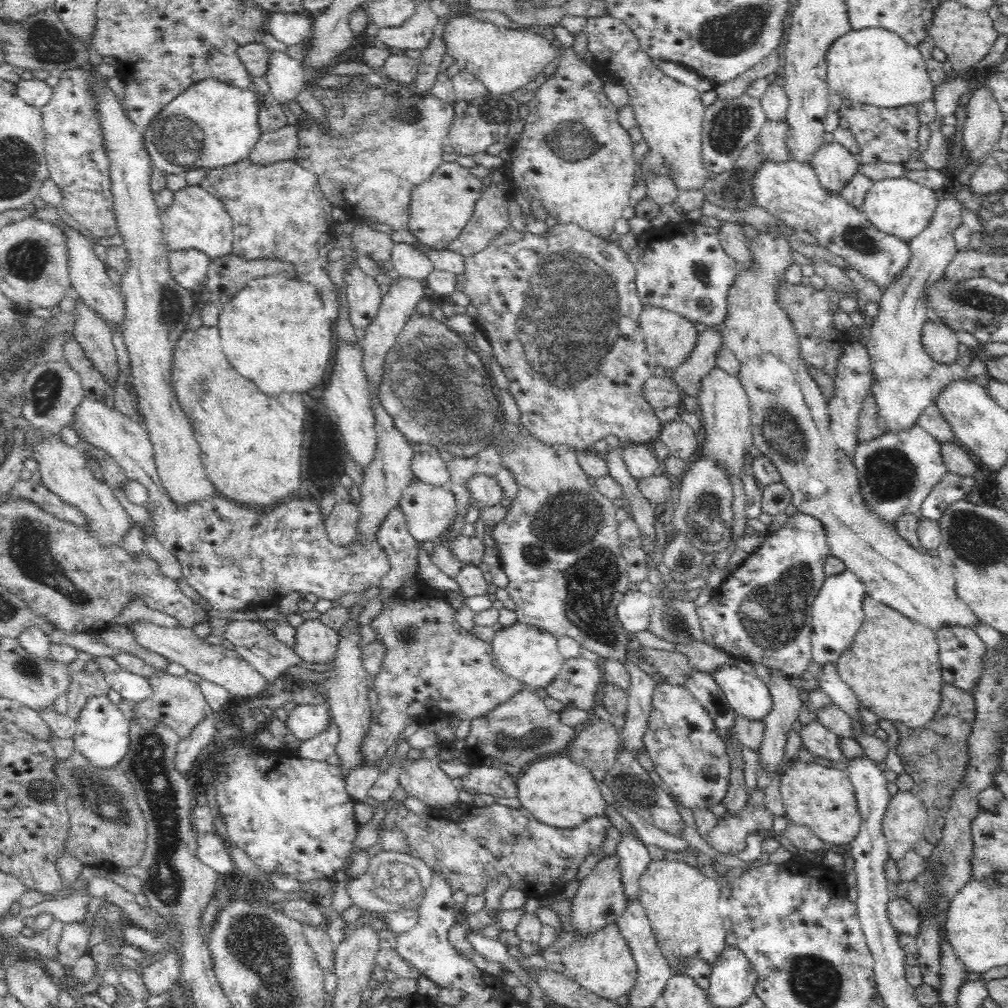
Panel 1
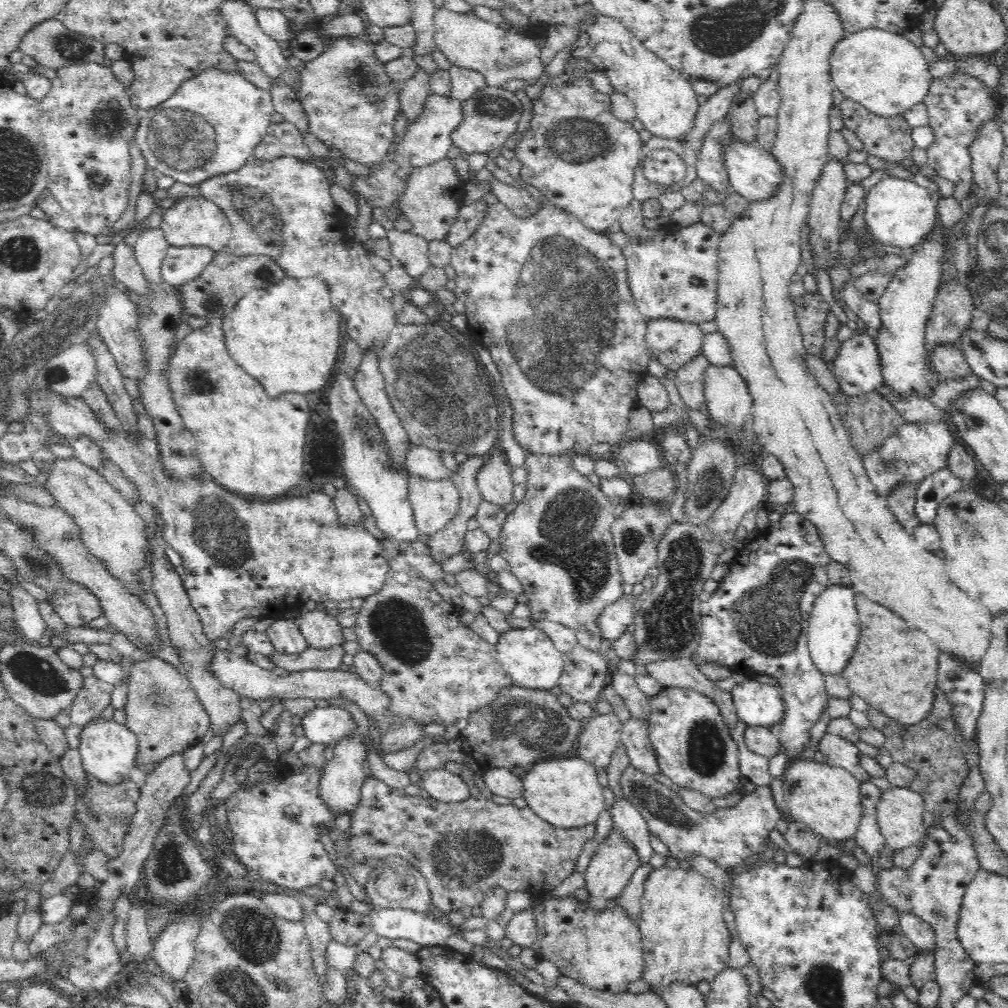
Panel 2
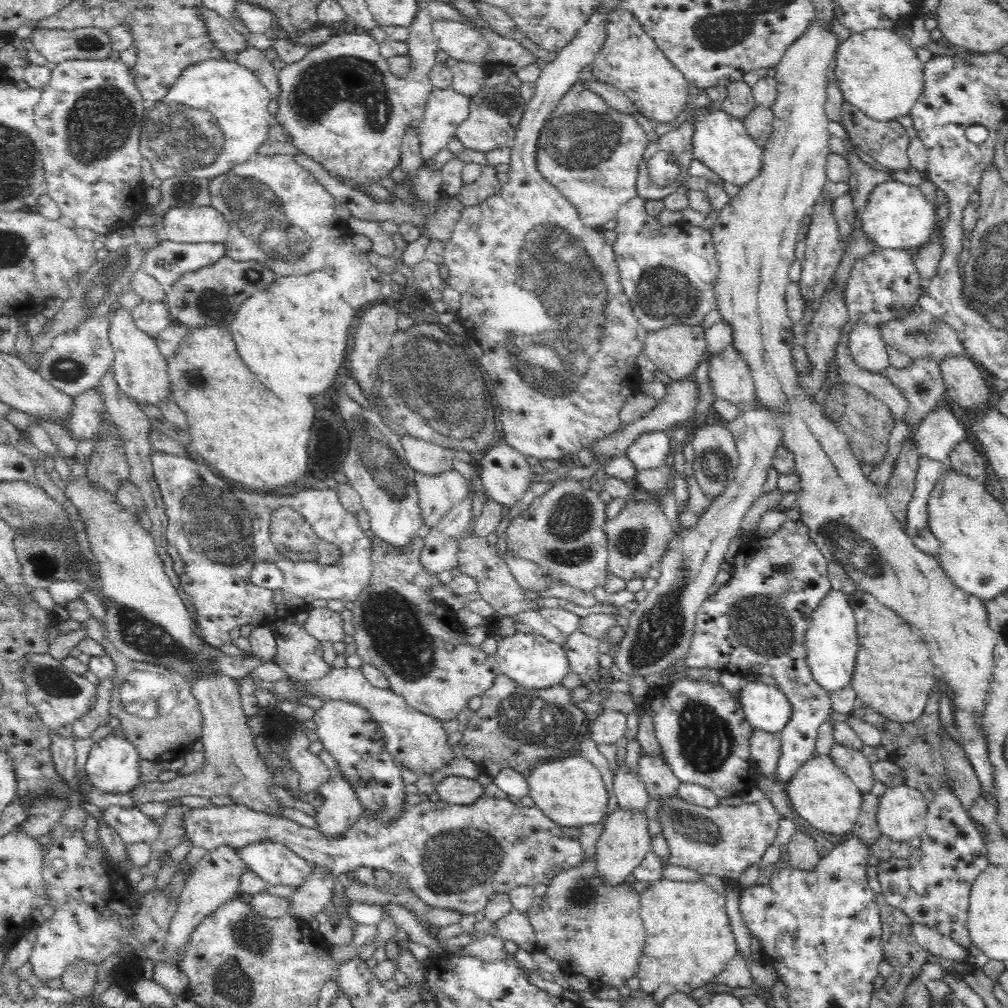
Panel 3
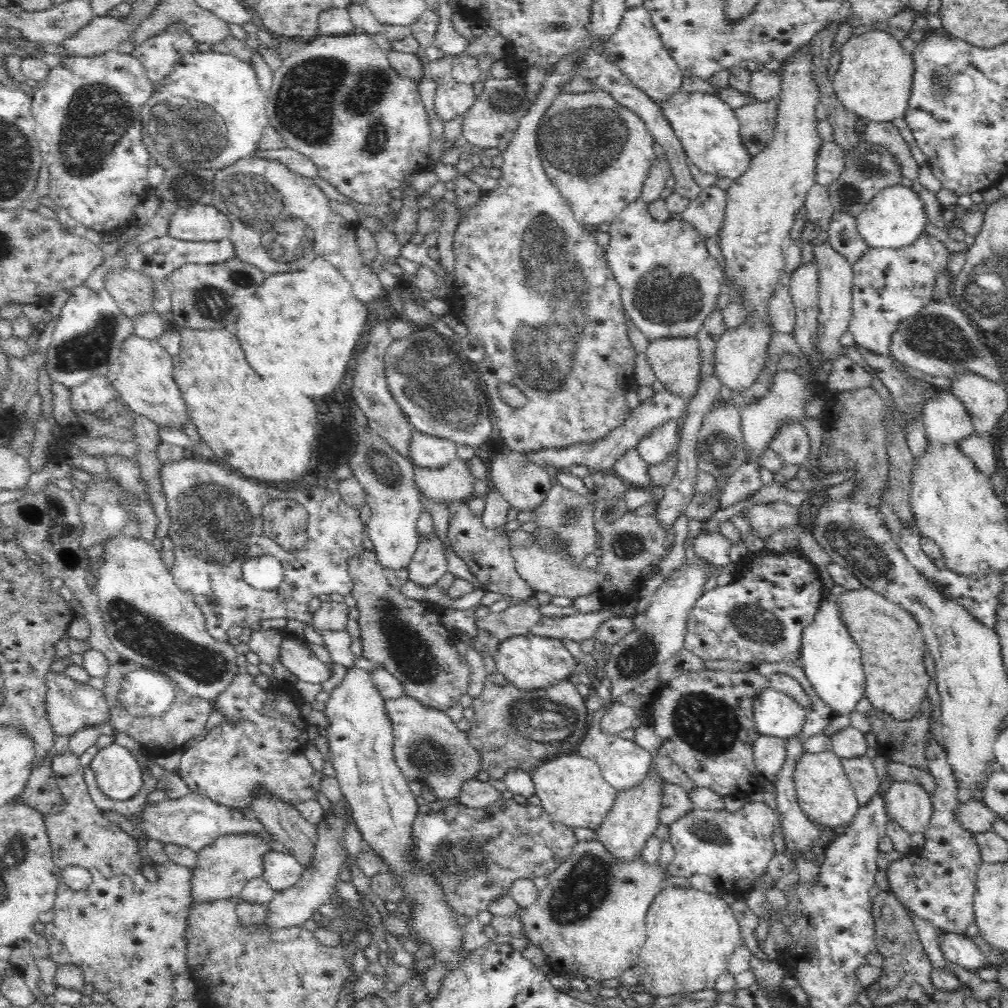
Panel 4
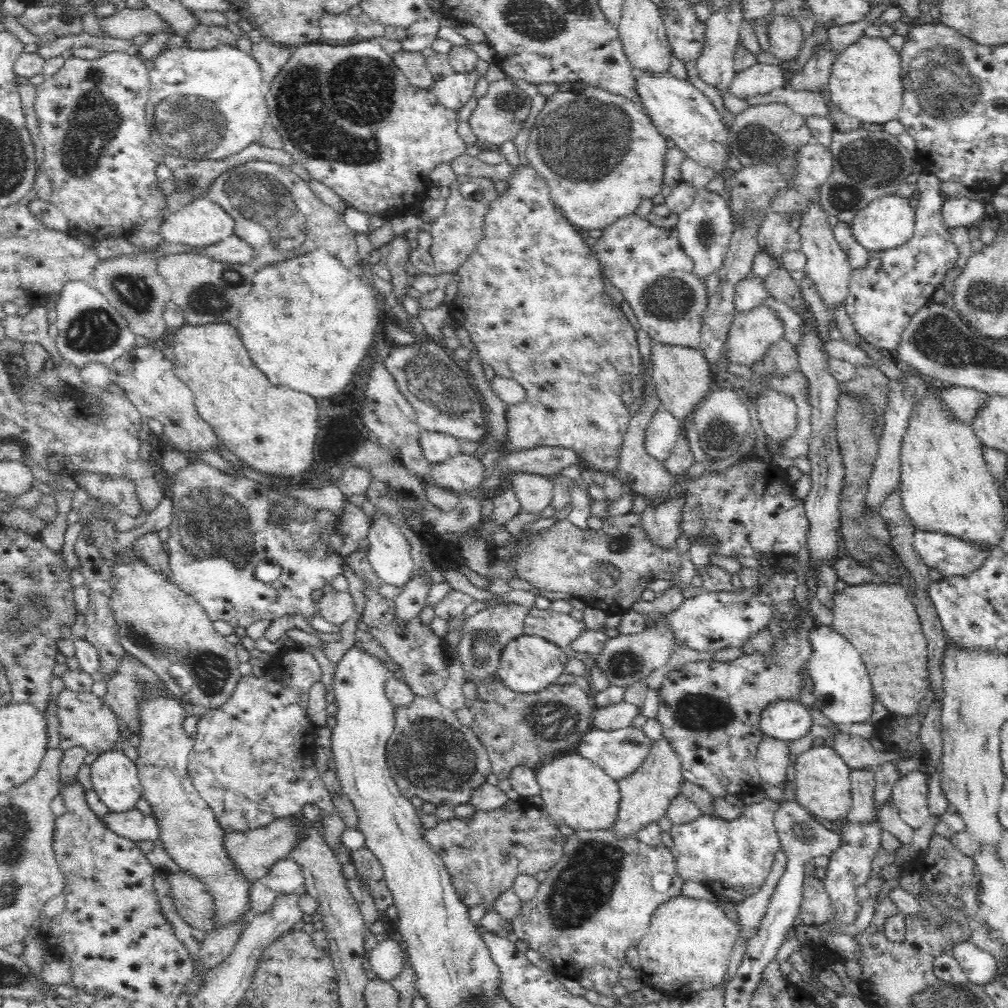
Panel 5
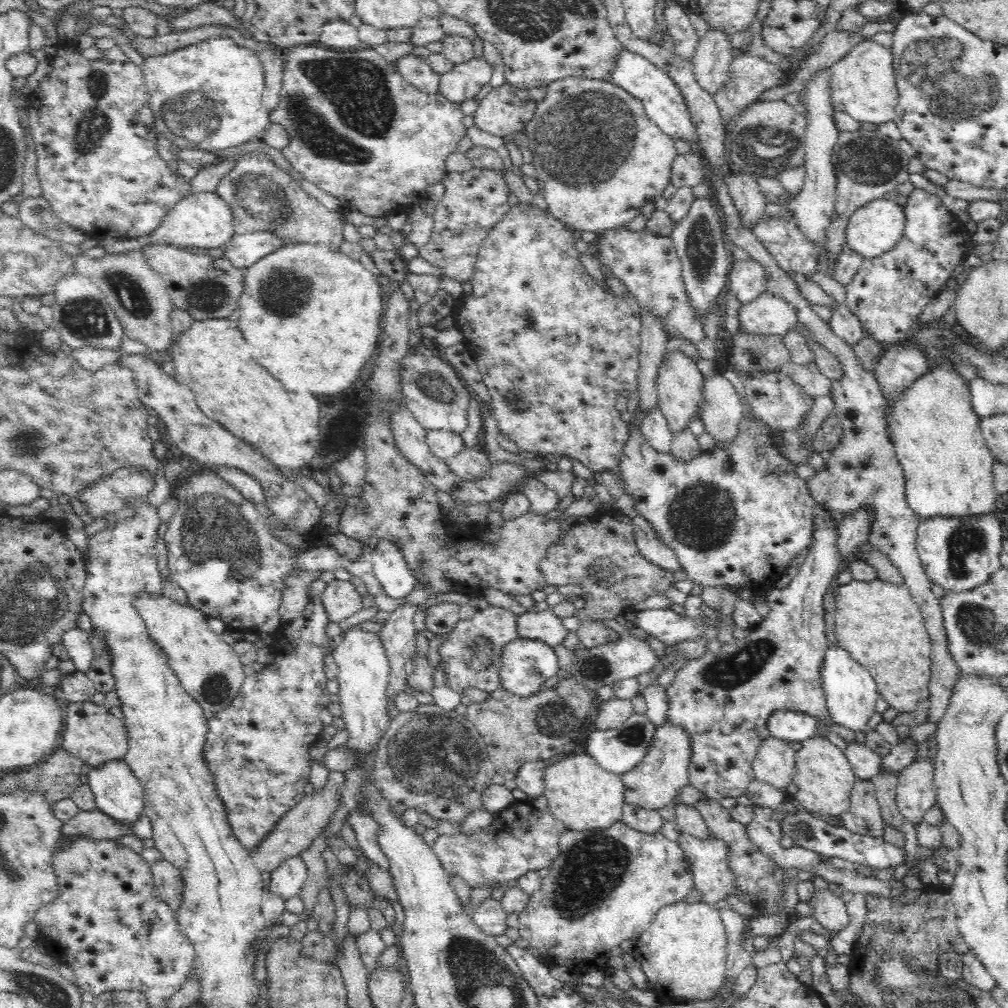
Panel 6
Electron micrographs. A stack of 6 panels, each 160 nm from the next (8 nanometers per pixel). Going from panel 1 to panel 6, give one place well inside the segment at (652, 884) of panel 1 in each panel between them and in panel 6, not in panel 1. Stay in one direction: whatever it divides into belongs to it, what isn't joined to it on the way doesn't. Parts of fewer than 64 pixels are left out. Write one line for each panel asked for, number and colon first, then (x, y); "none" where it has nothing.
2: (684, 937)
3: (689, 940)
4: (692, 934)
5: (688, 946)
6: (683, 953)

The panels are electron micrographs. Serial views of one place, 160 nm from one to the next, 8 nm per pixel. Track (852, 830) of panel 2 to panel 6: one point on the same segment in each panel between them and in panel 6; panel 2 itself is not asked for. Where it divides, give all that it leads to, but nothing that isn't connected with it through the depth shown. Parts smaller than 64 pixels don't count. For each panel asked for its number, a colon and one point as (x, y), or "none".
3: (825, 797)
4: (825, 794)
5: (822, 779)
6: (825, 778)

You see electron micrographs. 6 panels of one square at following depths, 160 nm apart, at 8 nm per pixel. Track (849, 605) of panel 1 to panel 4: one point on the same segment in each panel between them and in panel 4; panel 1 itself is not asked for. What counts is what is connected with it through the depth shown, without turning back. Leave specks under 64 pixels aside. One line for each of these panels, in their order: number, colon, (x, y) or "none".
2: (834, 627)
3: (832, 644)
4: (830, 658)

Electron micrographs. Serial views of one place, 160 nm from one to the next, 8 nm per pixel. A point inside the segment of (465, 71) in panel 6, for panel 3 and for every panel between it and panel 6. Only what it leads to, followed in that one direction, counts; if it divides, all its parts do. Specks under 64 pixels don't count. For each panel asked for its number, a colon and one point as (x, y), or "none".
3: (445, 110)
4: (453, 99)
5: (455, 90)

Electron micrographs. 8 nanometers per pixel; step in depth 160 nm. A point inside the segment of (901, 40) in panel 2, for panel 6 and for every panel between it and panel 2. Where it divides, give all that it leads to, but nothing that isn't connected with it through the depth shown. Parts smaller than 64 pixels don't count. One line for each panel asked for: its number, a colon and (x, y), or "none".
3: (877, 71)
4: (874, 78)
5: (865, 82)
6: (863, 85)

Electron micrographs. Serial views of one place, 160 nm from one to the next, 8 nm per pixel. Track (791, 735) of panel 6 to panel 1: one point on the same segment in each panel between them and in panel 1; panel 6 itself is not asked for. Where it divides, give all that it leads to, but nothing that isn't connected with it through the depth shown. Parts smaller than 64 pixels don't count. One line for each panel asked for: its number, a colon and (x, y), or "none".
1: (747, 695)
2: (757, 704)
3: (766, 708)
4: (776, 714)
5: (785, 720)

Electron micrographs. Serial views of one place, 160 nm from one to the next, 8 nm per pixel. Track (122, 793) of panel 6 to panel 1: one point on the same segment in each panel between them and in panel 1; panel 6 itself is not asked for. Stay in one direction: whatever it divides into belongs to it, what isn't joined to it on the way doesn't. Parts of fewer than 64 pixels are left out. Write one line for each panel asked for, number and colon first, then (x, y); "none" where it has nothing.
1: (102, 735)
2: (108, 749)
3: (112, 765)
4: (118, 773)
5: (116, 779)

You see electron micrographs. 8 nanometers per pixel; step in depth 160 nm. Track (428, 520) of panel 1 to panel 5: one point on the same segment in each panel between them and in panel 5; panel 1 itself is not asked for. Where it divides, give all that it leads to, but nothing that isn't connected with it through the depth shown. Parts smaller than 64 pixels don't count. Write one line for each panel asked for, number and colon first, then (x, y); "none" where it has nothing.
2: (434, 502)
3: (437, 494)
4: (450, 484)
5: (462, 474)

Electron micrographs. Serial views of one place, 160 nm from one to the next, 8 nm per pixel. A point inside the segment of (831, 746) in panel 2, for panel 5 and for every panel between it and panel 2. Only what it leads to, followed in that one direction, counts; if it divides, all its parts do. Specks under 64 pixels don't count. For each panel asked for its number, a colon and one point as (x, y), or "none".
3: (854, 763)
4: (861, 771)
5: (863, 783)

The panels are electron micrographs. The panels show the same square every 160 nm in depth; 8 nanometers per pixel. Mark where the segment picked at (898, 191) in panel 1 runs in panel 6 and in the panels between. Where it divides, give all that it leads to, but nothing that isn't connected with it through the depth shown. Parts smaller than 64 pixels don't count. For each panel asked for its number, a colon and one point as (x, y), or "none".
2: (898, 212)
3: (898, 216)
4: (895, 217)
5: (888, 222)
6: (874, 229)

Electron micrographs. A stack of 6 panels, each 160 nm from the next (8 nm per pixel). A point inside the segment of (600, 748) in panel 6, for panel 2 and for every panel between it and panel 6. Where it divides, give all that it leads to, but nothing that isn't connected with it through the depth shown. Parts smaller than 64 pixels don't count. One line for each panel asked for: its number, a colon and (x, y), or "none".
2: (626, 818)
3: (632, 795)
4: (624, 764)
5: (619, 752)

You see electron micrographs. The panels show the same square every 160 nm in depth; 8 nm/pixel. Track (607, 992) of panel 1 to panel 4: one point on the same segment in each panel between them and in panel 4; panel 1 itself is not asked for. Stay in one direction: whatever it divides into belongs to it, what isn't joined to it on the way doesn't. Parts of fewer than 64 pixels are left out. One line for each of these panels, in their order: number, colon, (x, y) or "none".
2: (603, 949)
3: (592, 929)
4: (590, 919)

